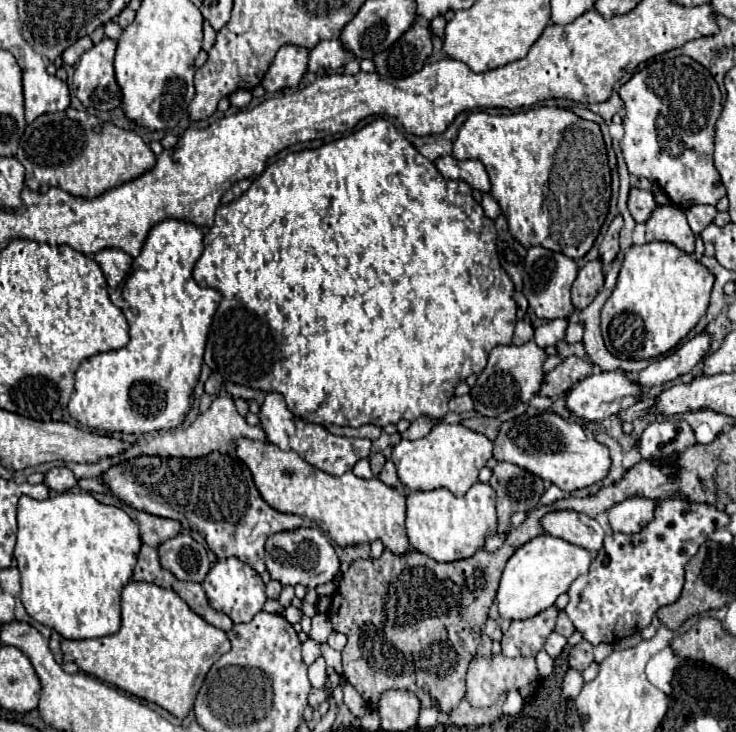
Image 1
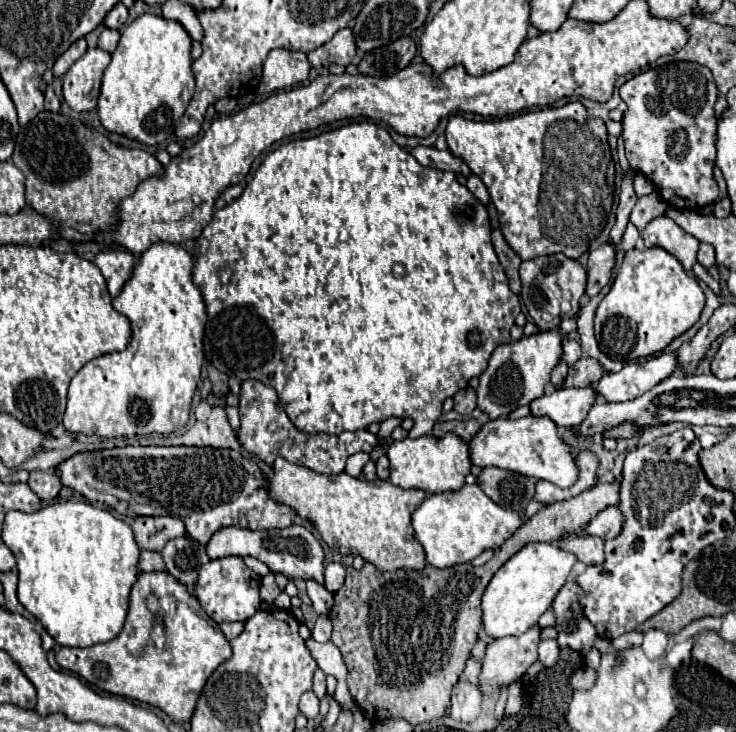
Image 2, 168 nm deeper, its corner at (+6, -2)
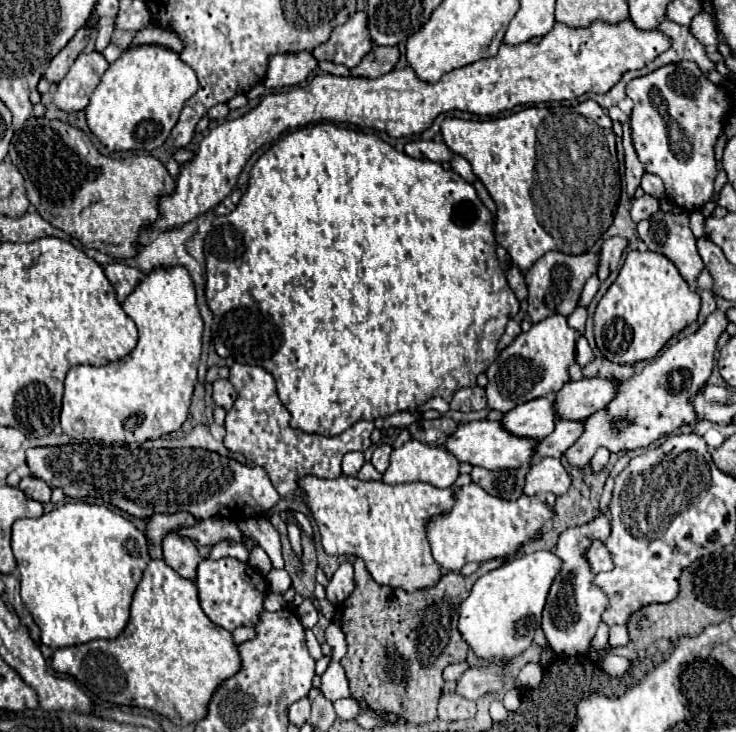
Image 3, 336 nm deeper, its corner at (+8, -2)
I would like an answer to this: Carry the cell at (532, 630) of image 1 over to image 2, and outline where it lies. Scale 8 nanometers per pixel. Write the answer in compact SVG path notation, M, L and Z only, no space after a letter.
M533 626L521 636L497 638L487 646L479 688L483 694L499 690L501 684L513 684L537 660L541 628Z

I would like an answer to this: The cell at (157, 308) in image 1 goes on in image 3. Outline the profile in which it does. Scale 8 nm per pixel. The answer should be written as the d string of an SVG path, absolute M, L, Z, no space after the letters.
M159 268L147 274L133 294L123 302L125 314L139 330L137 348L107 366L75 366L67 372L61 408L61 430L73 440L95 440L105 444L143 444L181 428L189 414L197 366L201 356L203 320L195 304L195 284L185 268Z

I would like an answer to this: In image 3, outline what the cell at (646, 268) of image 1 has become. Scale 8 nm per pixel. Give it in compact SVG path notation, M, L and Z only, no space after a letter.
M631 250L617 280L597 304L597 348L607 360L617 364L635 364L639 360L651 360L667 344L669 338L673 338L697 320L699 302L699 294L689 288L689 284L681 278L671 260L657 252Z

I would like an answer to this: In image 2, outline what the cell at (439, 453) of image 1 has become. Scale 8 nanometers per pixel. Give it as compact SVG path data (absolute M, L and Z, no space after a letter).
M433 434L415 440L405 438L401 442L393 442L387 456L391 462L391 482L405 490L423 490L425 494L455 492L465 484L465 476L471 472L469 444L457 434L445 434L441 438L435 438Z

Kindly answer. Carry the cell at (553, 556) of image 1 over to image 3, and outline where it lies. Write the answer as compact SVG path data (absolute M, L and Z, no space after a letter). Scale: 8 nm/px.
M539 550L509 560L473 584L469 596L459 606L457 628L477 658L489 662L513 660L531 646L551 580L557 572L559 558L553 552Z

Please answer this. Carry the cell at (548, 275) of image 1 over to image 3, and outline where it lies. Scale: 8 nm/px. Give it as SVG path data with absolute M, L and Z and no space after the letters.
M547 252L547 256L539 258L533 264L533 268L525 274L527 288L529 288L527 304L529 304L531 320L539 322L539 320L553 316L555 312L563 312L565 316L569 316L579 304L581 290L587 278L591 278L597 272L597 264L599 264L597 252L585 252L579 256L563 254L563 252Z

